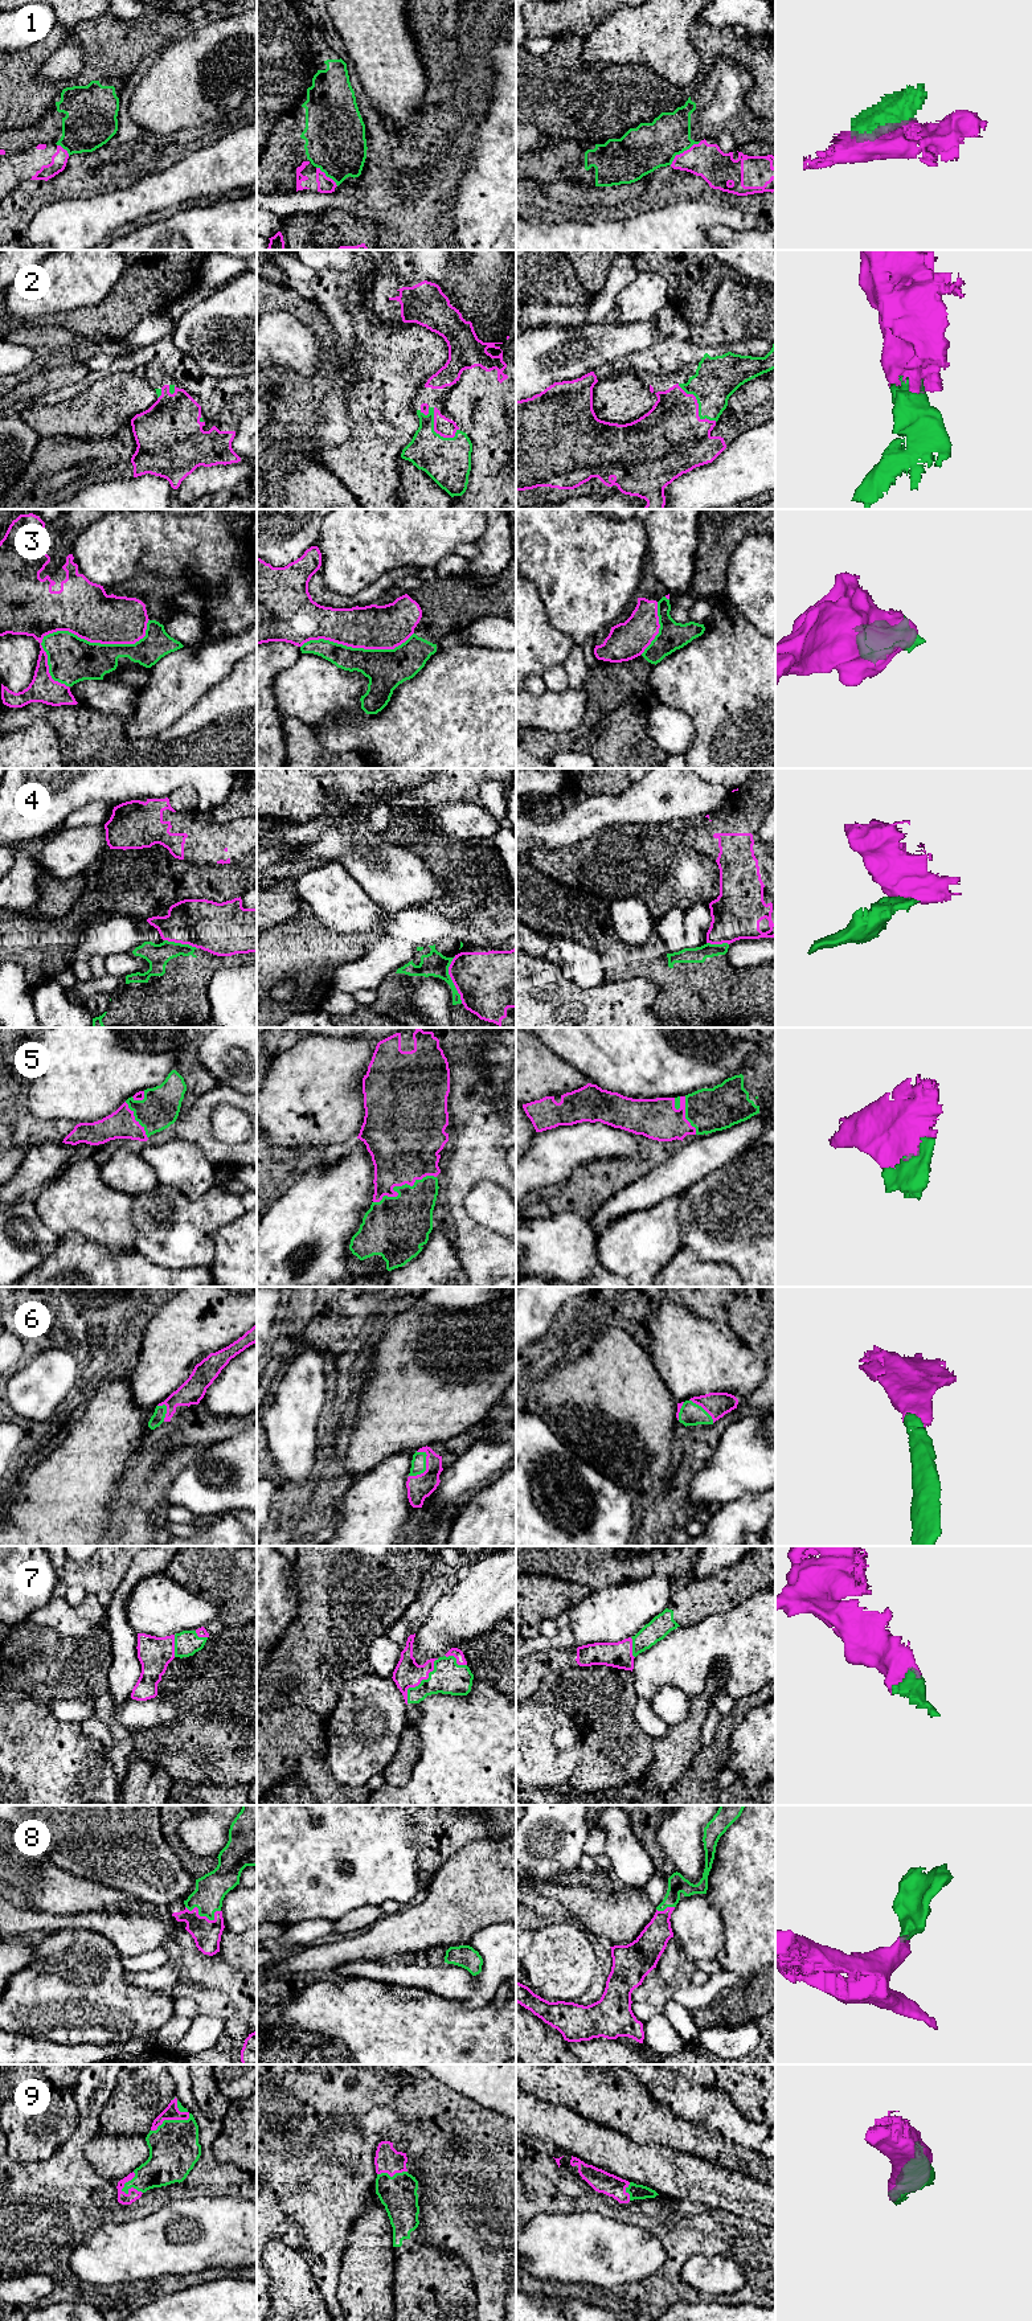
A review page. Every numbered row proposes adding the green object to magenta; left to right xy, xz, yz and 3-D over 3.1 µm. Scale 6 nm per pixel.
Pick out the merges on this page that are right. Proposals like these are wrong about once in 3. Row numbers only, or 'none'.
2, 5, 6, 7, 8, 9

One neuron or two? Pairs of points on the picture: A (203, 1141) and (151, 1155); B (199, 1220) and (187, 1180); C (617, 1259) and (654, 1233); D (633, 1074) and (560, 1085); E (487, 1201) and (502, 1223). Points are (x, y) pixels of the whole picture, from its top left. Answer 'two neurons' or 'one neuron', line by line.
A: two neurons
B: two neurons
C: one neuron
D: two neurons
E: one neuron

